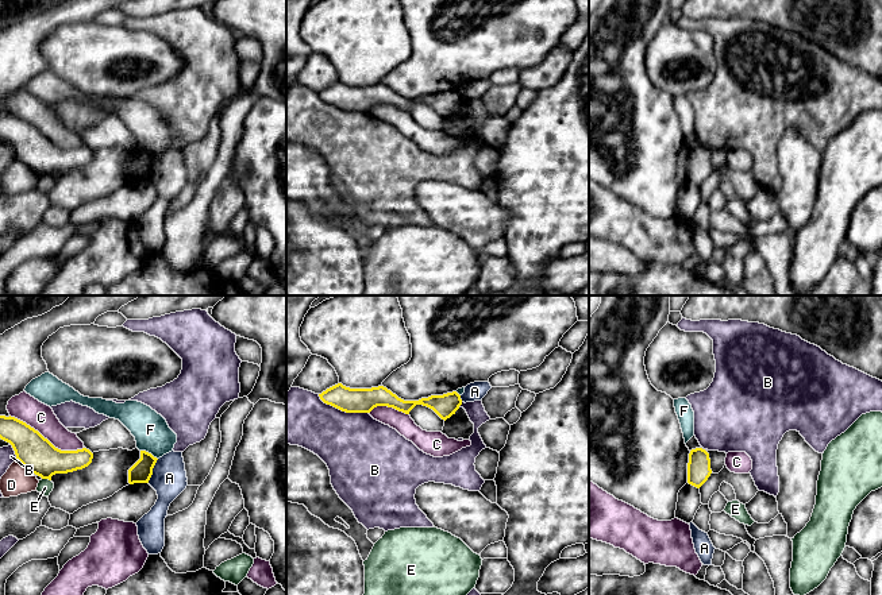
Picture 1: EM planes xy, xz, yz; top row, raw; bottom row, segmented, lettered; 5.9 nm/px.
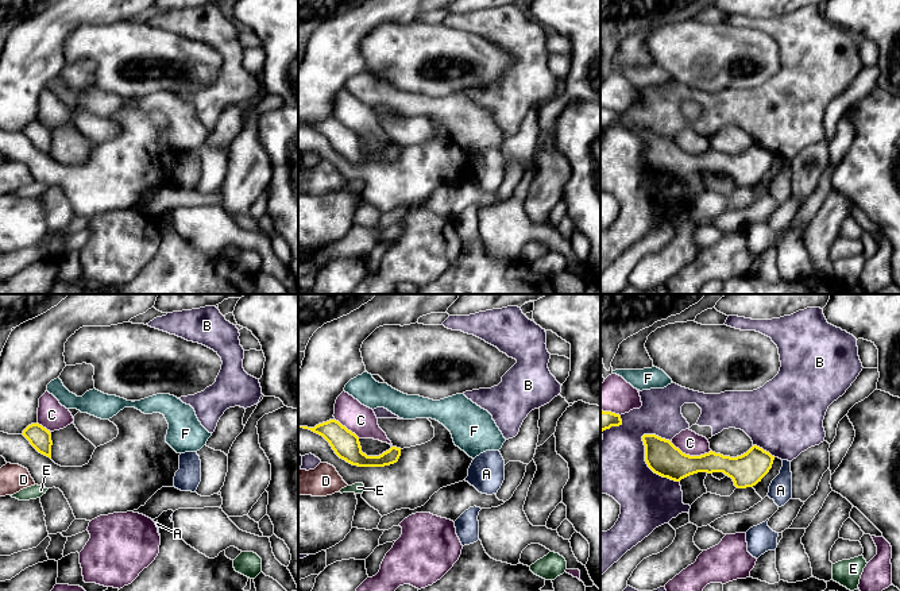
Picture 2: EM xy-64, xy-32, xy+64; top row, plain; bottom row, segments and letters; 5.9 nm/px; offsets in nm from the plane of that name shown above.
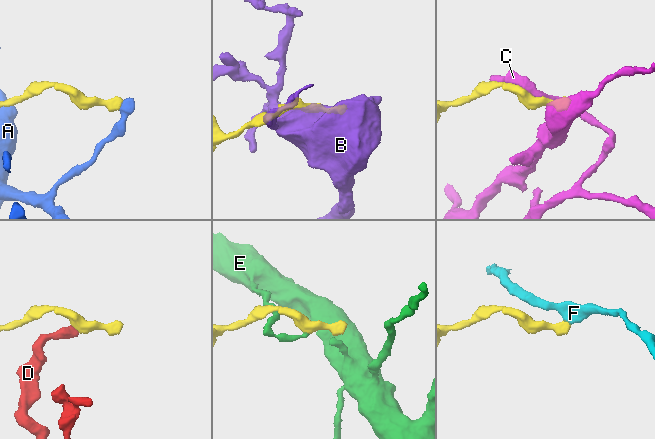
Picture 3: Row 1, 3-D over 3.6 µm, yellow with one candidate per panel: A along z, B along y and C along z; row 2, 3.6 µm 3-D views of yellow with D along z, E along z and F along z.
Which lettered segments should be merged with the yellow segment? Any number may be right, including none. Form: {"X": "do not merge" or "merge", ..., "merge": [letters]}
{"A": "do not merge", "B": "do not merge", "C": "do not merge", "D": "do not merge", "E": "do not merge", "F": "do not merge", "merge": []}

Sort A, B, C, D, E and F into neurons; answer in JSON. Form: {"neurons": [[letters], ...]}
{"neurons": [["A"], ["B"], ["C"], ["D"], ["E"], ["F"]]}

